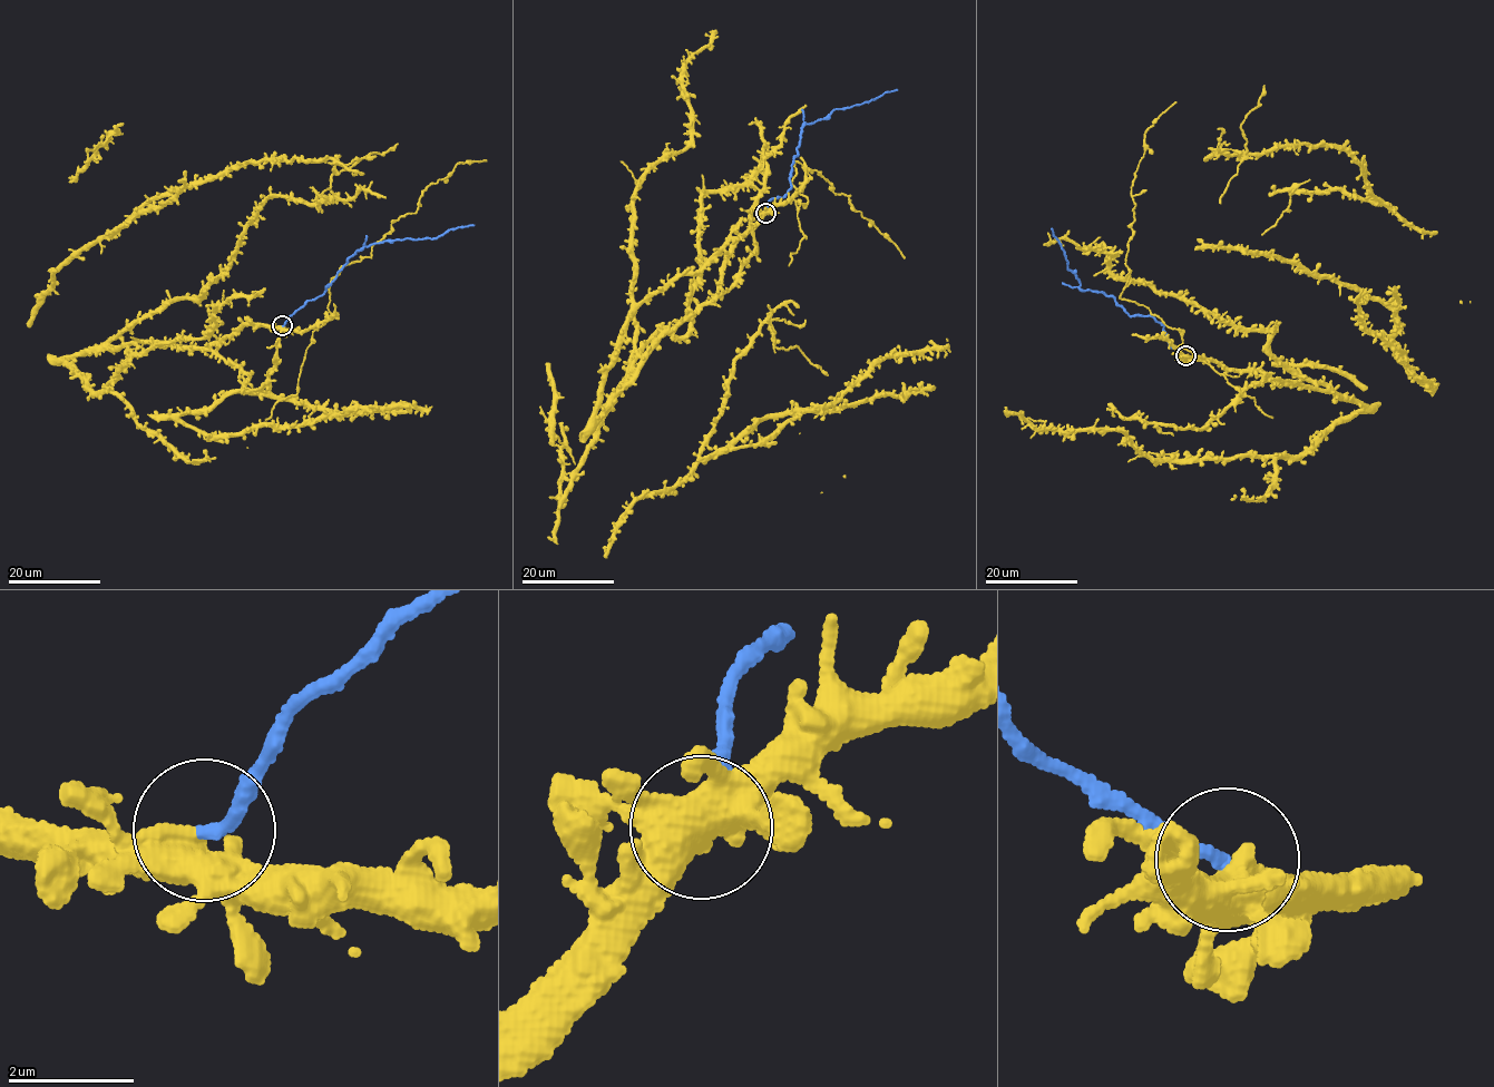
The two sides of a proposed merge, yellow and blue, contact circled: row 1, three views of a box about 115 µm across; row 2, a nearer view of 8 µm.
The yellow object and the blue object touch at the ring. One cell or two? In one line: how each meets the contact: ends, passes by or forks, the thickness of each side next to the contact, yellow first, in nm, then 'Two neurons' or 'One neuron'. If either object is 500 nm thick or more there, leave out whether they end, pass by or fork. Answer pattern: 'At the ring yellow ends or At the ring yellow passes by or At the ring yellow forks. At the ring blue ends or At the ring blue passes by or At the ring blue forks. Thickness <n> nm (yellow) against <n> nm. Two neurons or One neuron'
At the ring yellow forks. At the ring blue ends. Thickness 420 nm (yellow) against 200 nm. Two neurons

